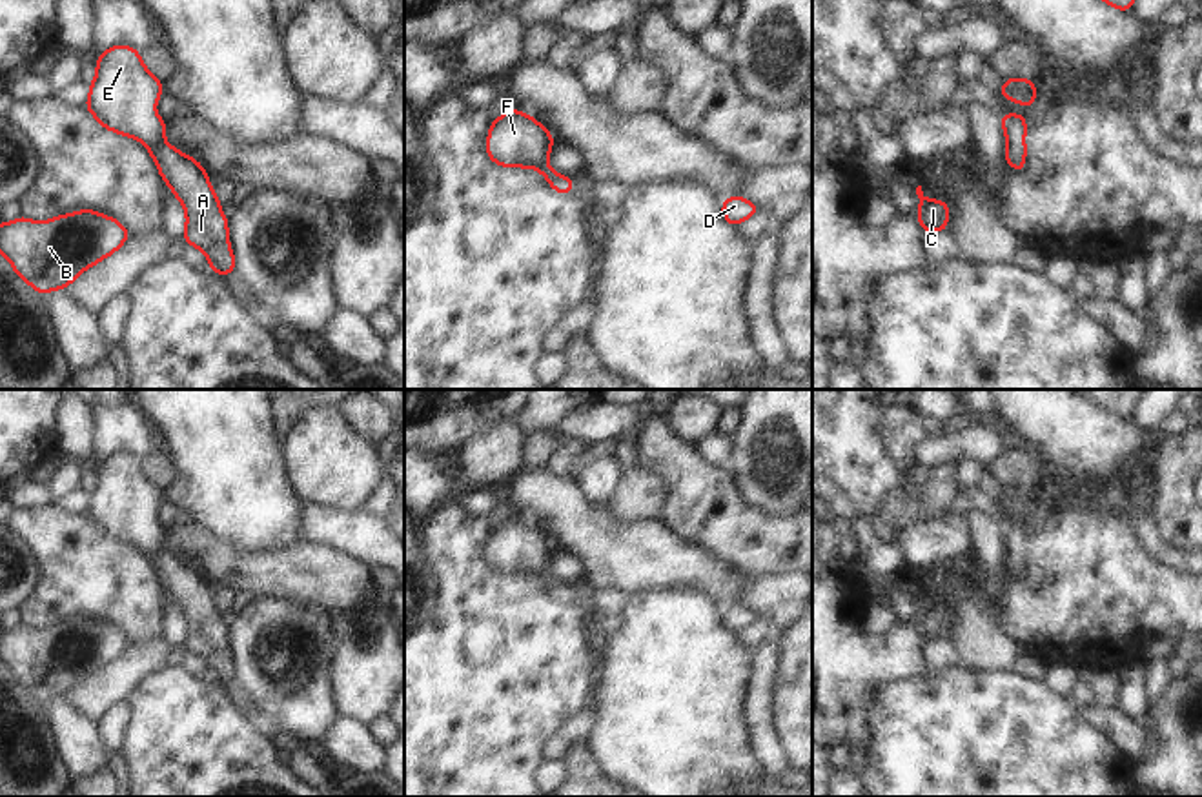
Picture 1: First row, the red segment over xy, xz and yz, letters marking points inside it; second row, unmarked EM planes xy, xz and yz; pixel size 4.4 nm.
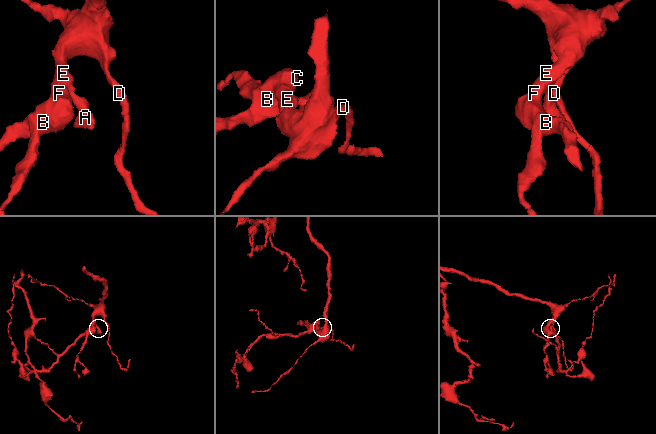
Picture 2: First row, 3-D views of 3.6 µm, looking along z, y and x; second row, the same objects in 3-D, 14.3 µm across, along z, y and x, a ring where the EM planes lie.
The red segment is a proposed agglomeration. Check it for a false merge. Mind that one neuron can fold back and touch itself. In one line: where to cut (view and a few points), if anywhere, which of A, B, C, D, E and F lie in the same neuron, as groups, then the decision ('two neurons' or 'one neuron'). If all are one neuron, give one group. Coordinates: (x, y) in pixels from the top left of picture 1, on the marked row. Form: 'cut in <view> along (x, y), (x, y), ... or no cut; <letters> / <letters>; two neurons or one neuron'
no cut; A B C D E F; one neuron

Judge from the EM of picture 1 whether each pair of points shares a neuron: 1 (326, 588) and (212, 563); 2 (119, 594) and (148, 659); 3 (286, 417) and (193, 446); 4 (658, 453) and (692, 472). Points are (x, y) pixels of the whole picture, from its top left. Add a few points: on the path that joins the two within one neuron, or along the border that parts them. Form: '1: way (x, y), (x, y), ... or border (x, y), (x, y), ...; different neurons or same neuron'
1: way (297, 574), (241, 570); same neuron
2: border (159, 635), (130, 645); different neurons
3: border (270, 408), (275, 419), (275, 433), (281, 441); different neurons
4: way (667, 455), (683, 468); same neuron

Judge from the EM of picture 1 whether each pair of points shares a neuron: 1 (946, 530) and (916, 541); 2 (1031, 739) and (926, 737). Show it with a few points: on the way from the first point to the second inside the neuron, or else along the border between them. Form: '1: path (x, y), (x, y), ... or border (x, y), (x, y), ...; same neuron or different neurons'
1: path (938, 537), (924, 541); same neuron
2: path (1006, 739), (951, 739); same neuron

